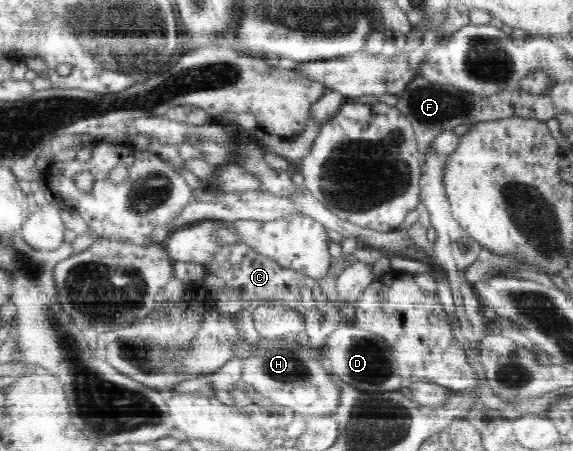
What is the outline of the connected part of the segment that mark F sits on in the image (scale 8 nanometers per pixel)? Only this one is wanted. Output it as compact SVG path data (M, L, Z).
M550 76L551 86L540 93L531 94L517 88L497 94L481 95L453 85L445 86L445 83L429 82L425 78L413 78L413 82L399 95L401 100L396 107L411 121L415 135L417 135L422 162L426 148L439 134L449 132L449 130L453 131L463 124L495 121L516 115L519 118L540 120L554 126L557 110L551 99L550 88L556 83L555 78Z

